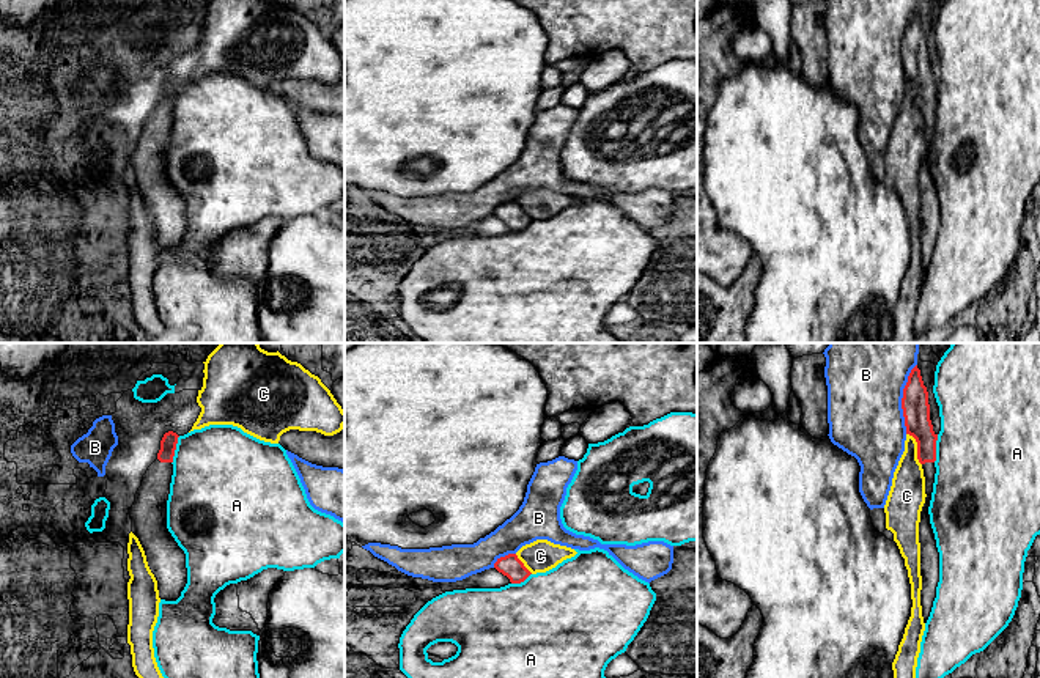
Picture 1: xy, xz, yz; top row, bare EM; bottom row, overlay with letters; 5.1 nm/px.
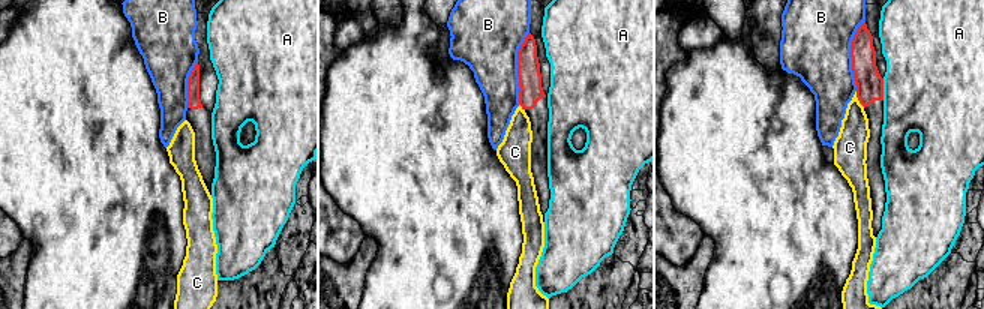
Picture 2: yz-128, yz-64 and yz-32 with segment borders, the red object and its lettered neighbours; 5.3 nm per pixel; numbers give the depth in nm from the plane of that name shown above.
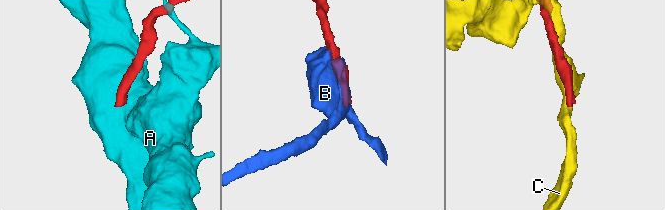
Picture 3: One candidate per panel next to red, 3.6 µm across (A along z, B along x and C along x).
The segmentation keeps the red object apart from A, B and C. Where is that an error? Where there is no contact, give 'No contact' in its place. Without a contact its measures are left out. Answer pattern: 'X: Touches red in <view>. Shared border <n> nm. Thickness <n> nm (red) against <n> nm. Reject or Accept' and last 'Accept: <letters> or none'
A: Touches red in yz. Shared border 150 nm. Thickness 140 nm (red) against 500 nm. Reject
B: Touches red in yz. Shared border 360 nm. Thickness 140 nm (red) against 440 nm. Reject
C: Touches red in yz. Shared border 180 nm. Thickness 140 nm (red) against 190 nm. Reject
Accept: none

